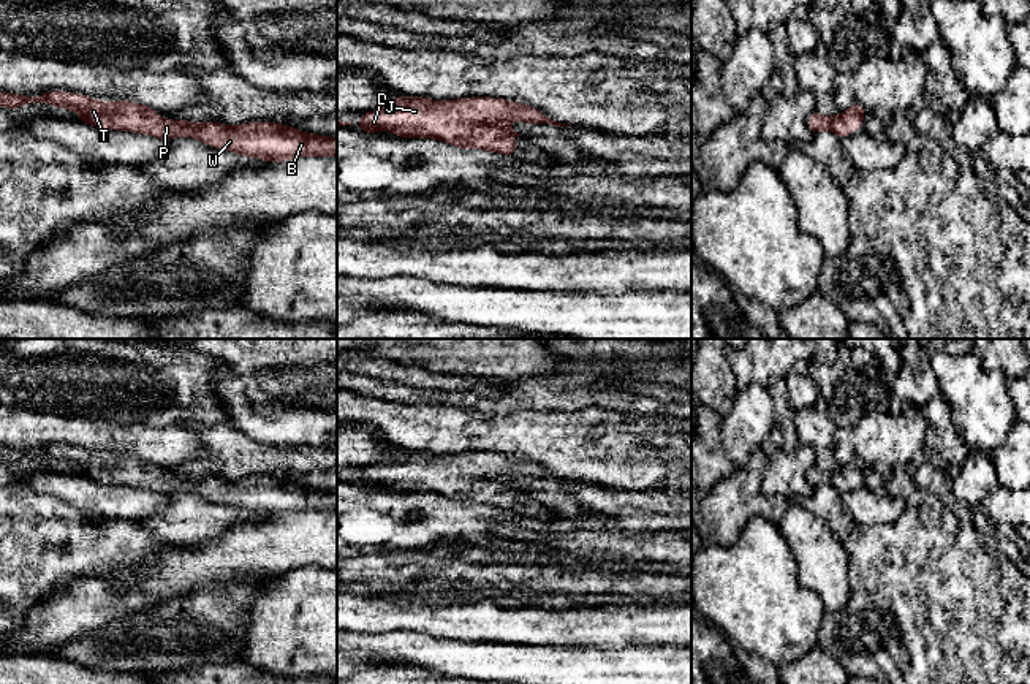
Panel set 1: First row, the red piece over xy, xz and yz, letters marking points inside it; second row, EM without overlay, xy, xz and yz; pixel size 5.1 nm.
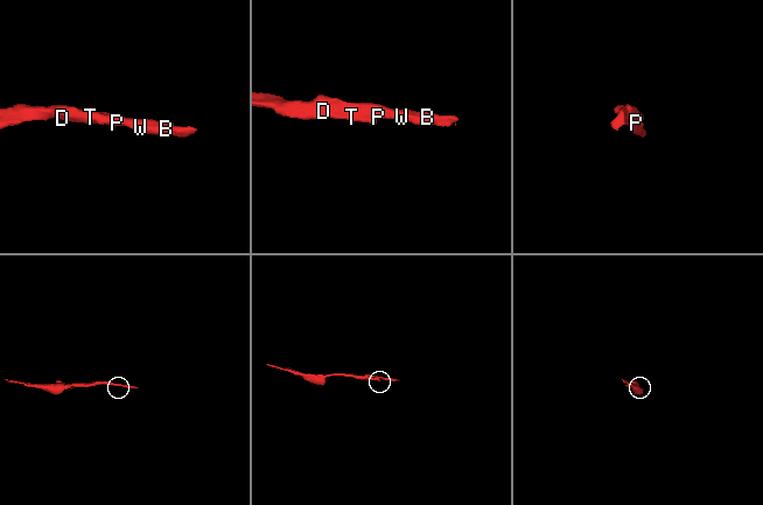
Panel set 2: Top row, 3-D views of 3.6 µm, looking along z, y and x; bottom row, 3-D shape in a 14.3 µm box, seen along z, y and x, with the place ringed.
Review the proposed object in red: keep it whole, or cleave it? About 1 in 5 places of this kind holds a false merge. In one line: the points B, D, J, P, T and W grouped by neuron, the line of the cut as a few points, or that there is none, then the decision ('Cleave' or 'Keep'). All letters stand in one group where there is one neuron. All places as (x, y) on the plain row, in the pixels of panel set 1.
Groups: B D J P T W. No split. Keep

